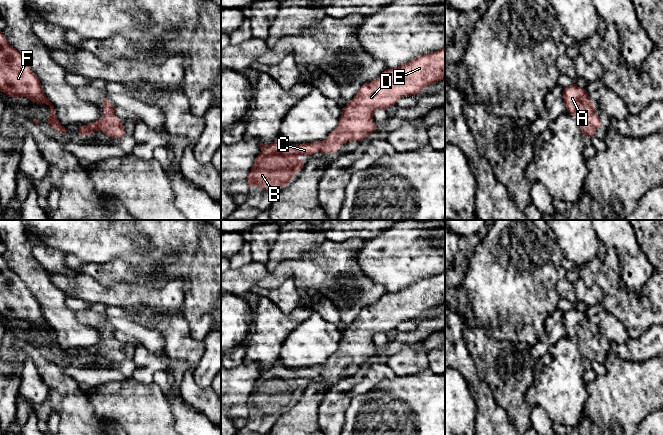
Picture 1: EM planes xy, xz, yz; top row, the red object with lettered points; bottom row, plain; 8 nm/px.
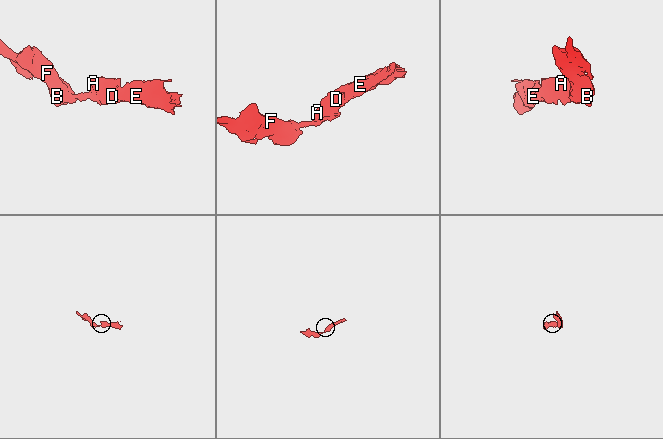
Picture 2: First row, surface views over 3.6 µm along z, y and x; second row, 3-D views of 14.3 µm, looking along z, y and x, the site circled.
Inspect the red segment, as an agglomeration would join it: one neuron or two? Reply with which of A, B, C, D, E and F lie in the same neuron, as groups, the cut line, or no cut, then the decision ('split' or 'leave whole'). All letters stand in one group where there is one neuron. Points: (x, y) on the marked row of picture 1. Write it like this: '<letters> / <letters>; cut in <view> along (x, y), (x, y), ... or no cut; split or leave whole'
A B C D E F; no cut; leave whole

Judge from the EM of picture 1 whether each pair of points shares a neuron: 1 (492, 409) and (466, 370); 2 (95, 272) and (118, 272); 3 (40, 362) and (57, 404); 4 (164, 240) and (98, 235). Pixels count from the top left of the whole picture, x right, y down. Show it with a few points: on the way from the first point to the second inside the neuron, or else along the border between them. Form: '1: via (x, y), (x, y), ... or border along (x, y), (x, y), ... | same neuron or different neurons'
1: via (483, 399), (481, 391), (473, 380) | same neuron
2: via (101, 273), (112, 273) | same neuron
3: via (50, 372), (57, 380), (57, 394) | same neuron
4: border along (134, 230), (136, 244), (145, 239), (147, 258) | different neurons

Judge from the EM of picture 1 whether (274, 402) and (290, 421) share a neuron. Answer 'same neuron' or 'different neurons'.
different neurons

